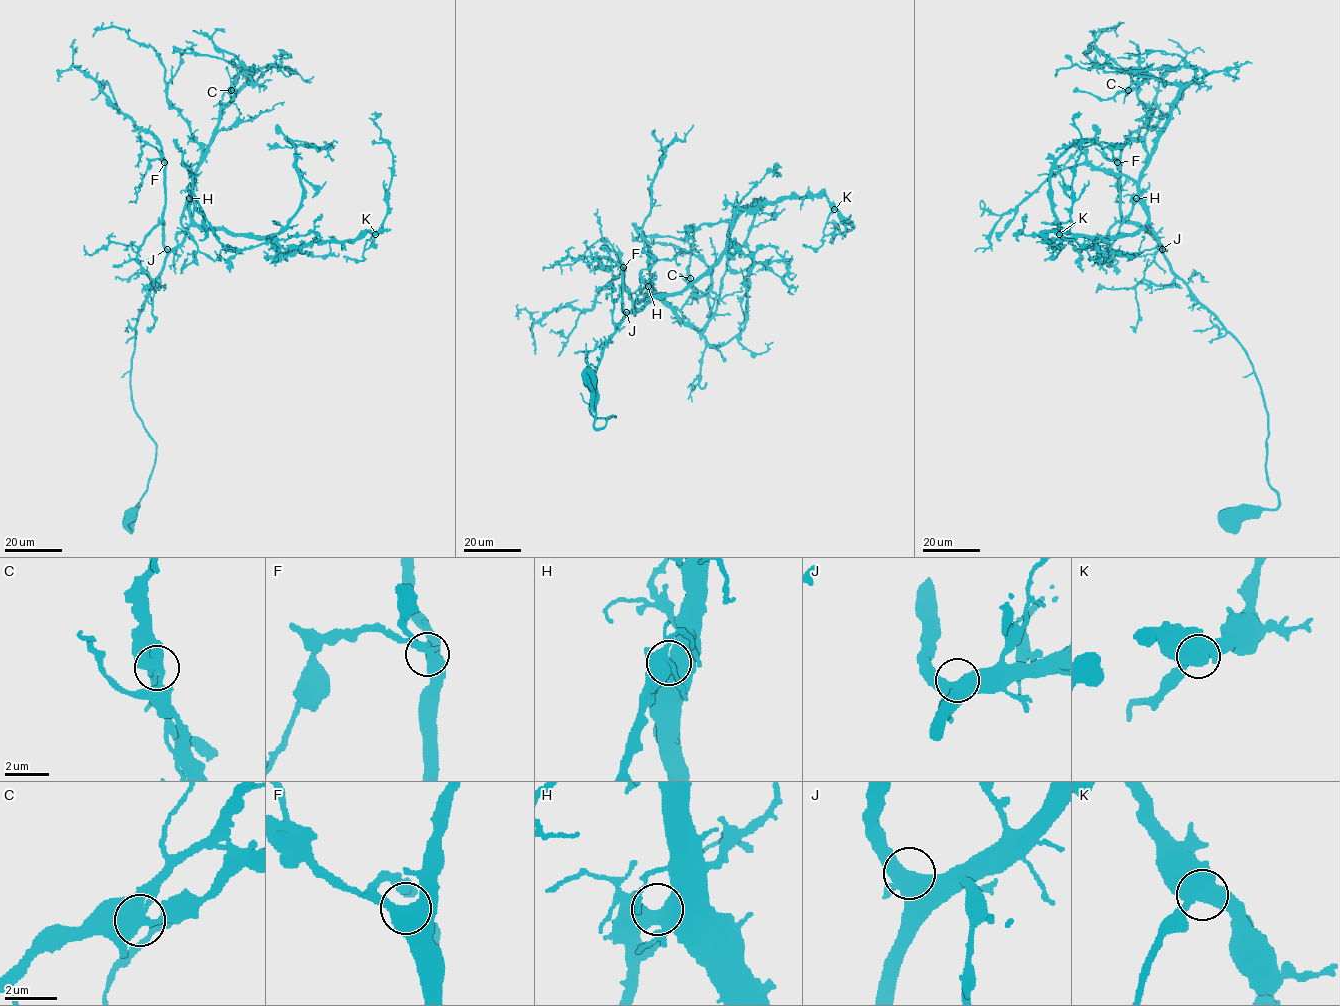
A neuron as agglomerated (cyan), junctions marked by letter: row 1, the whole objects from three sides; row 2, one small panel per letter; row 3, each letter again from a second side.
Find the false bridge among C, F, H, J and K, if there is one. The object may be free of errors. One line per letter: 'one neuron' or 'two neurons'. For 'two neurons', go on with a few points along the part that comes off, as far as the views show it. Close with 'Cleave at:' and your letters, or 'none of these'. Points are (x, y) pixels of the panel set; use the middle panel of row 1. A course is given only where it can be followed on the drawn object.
C: two neurons; foreign part runs (690, 278), (695, 296)
F: one neuron
H: one neuron
J: one neuron
K: one neuron
Cleave at: C

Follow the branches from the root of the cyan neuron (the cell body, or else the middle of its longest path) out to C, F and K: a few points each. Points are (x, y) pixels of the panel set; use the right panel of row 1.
C: (1227, 516), (1278, 505), (1268, 413), (1246, 351), (1173, 270), (1141, 197), (1179, 87), (1143, 72), (1128, 90)
F: (1227, 516), (1279, 503), (1266, 471), (1261, 388), (1246, 351), (1173, 270), (1162, 247), (1123, 218), (1117, 162)
K: (1227, 516), (1279, 503), (1246, 351), (1149, 226), (1059, 248), (1044, 231), (1059, 234)

